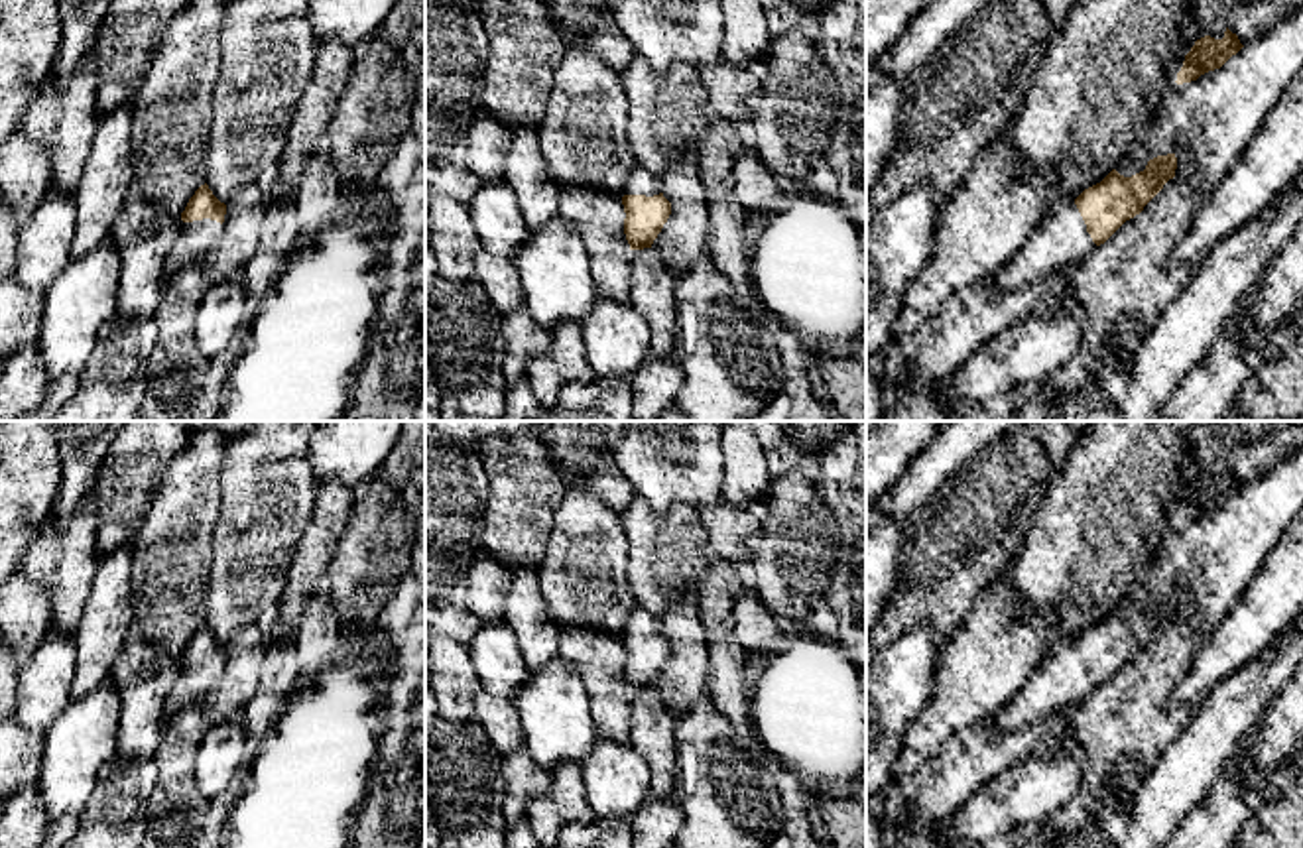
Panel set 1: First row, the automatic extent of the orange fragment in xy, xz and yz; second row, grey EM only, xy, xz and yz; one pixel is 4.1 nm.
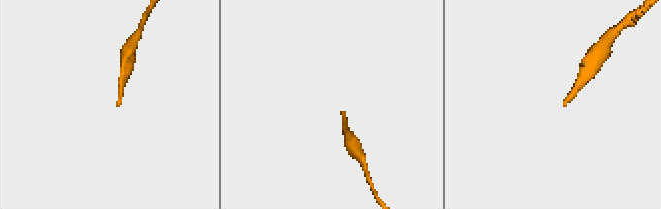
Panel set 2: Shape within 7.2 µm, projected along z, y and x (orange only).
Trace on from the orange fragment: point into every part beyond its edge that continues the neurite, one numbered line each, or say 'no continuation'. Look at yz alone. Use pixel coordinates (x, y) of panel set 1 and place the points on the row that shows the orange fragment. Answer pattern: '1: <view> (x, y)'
1: yz (1061, 241)

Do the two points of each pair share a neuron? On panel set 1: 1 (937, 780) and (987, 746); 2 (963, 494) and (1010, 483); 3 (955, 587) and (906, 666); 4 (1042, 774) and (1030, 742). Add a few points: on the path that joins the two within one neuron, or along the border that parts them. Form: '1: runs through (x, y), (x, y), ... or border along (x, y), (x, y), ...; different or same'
1: runs through (949, 778), (975, 756); same
2: runs through (975, 494), (994, 494), (998, 490); same
3: border along (886, 644), (926, 620), (939, 646); different
4: border along (1055, 742), (1004, 768), (994, 778); different

